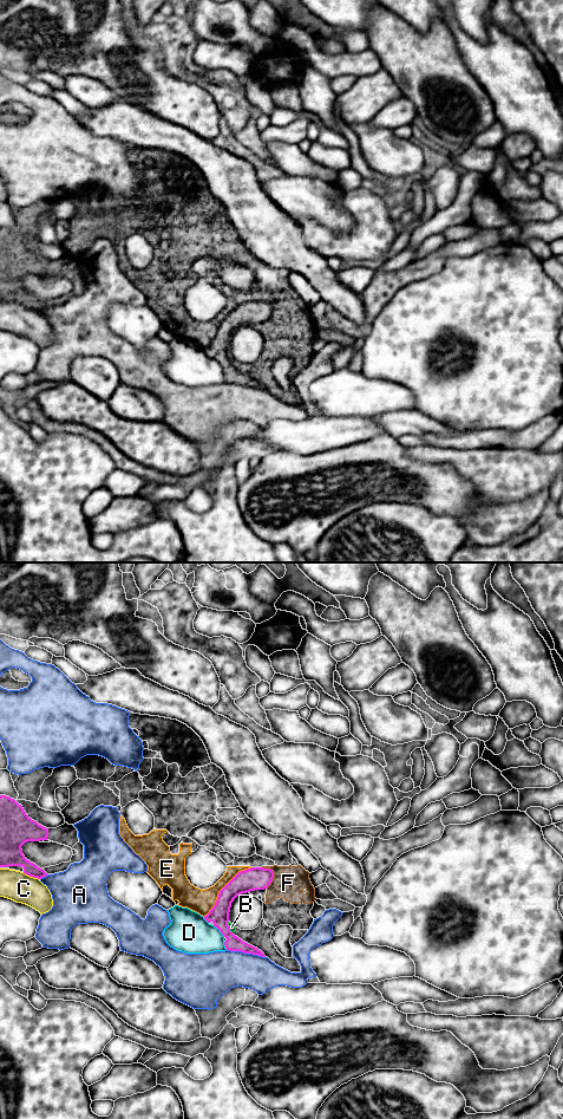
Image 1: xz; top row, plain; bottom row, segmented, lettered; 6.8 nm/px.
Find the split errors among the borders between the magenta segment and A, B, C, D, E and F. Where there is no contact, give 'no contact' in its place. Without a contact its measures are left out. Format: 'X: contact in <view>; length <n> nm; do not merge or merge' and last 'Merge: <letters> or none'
A: contact in xz; length 280 nm; do not merge
B: contact in xz; length 100 nm; do not merge
C: contact in xz; length 130 nm; do not merge
D: contact in xz; length 120 nm; do not merge
E: contact in xz; length 480 nm; do not merge
F: contact in xz; length 160 nm; do not merge
Merge: none

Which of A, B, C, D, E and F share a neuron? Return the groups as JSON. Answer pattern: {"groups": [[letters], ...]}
{"groups": [["A"], ["B", "E", "F"], ["C"], ["D"]]}

